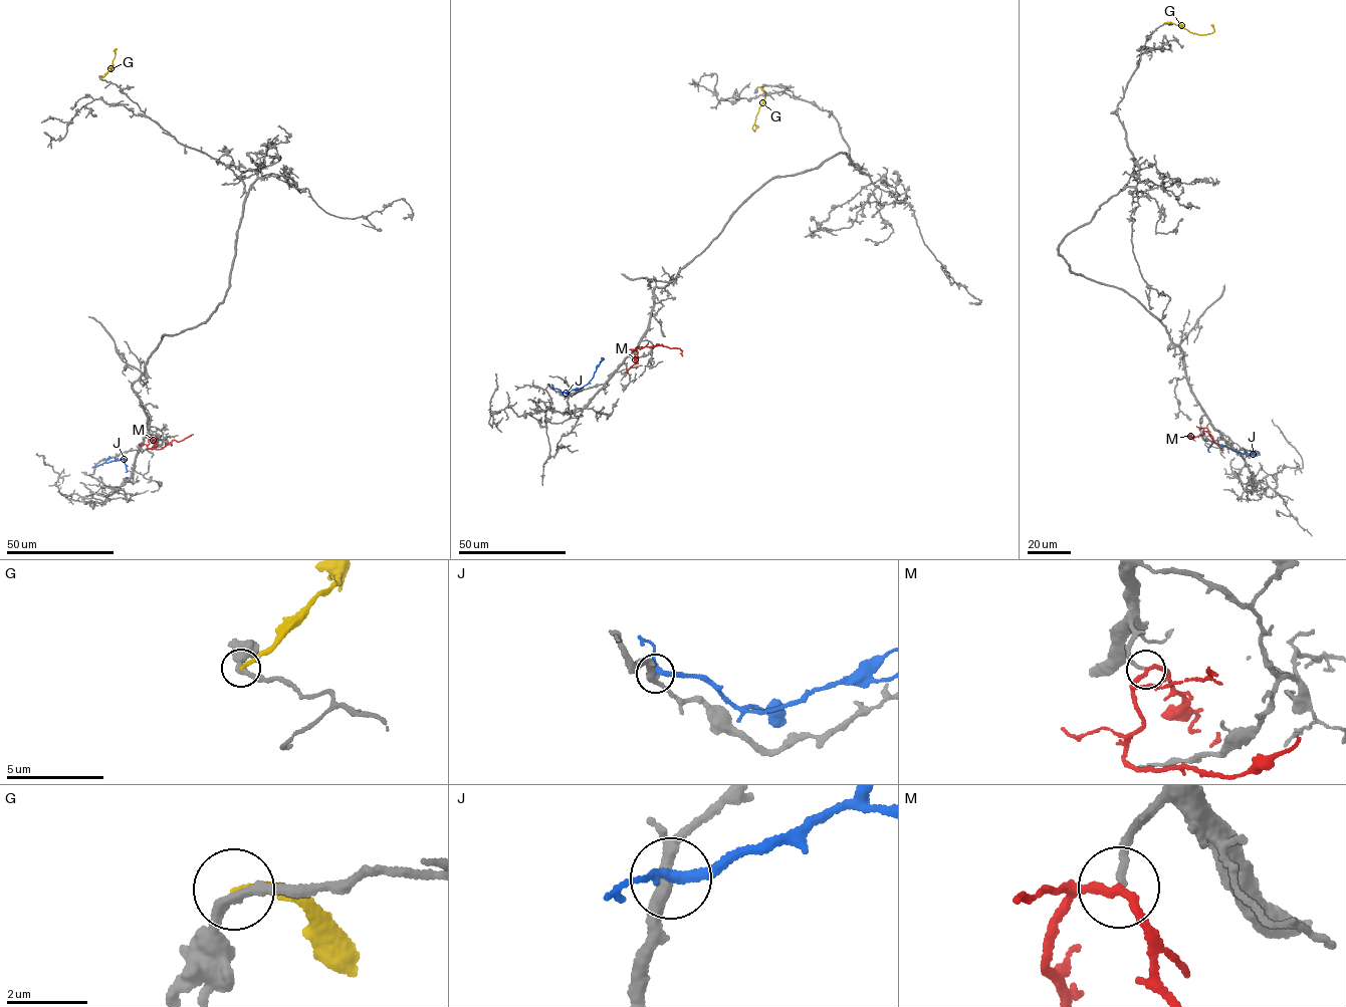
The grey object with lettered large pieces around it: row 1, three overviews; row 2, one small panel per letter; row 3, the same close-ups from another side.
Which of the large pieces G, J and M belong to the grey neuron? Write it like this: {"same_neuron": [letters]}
{"same_neuron": ["M"]}

